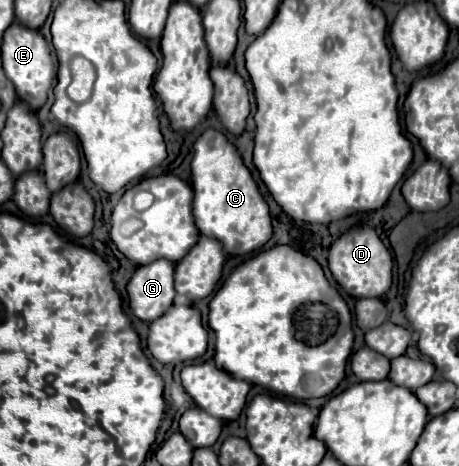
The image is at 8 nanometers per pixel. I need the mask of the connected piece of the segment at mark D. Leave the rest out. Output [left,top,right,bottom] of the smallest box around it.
[328,226,392,298]

